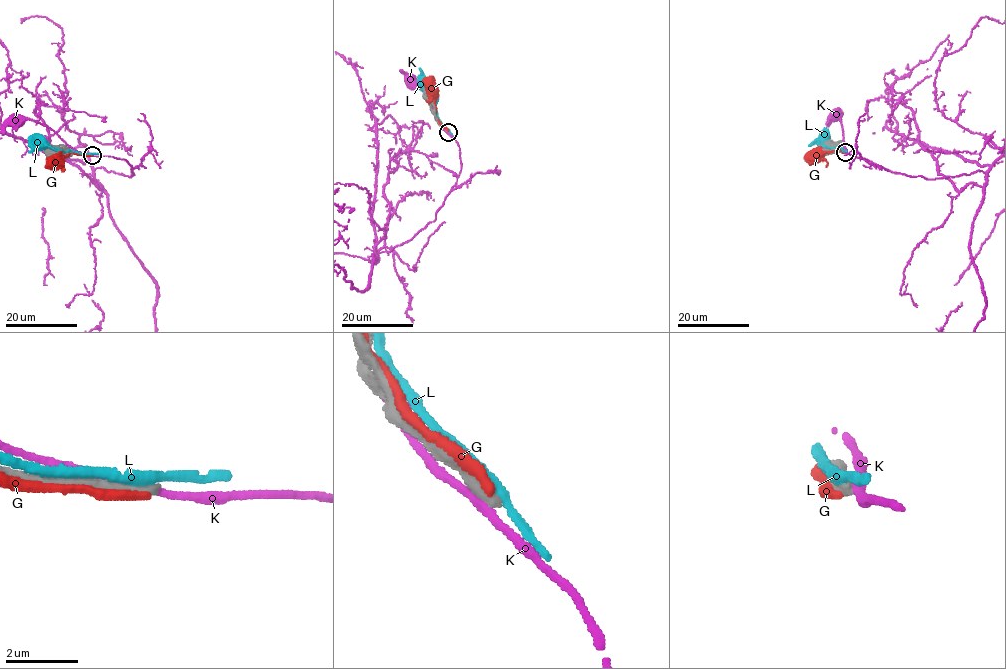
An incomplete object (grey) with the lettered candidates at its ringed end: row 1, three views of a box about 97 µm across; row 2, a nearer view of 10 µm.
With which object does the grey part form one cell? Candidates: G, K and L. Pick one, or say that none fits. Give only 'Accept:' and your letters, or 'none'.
Accept: none

